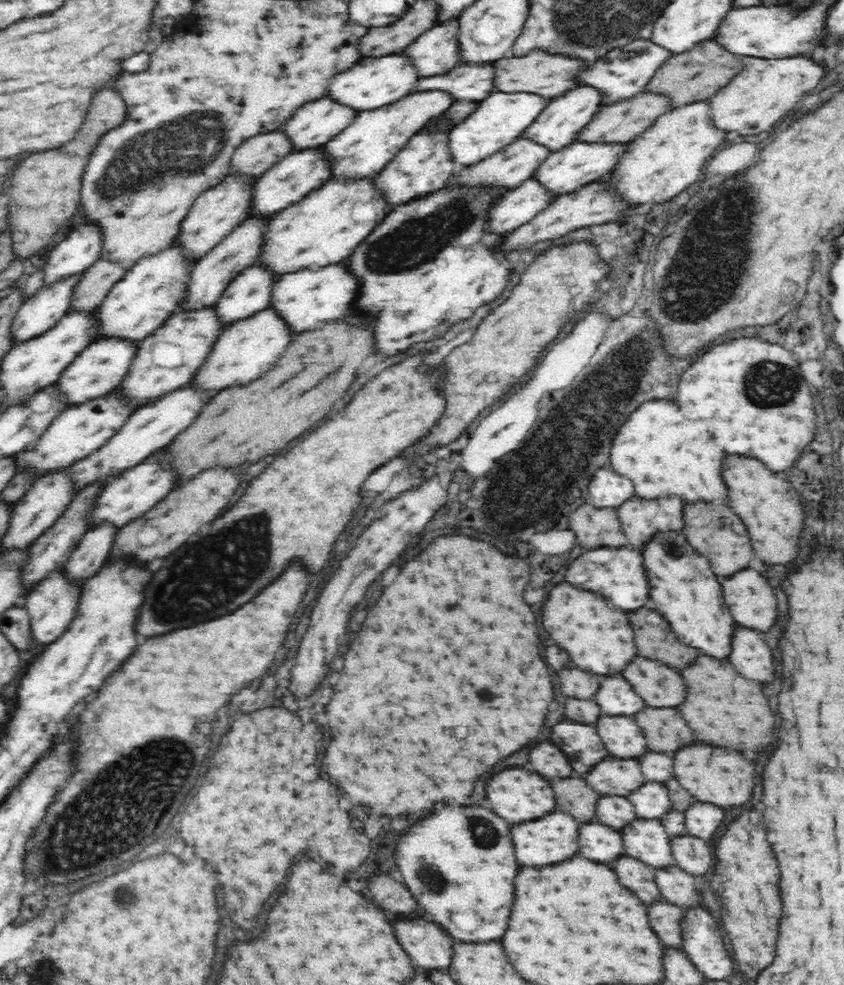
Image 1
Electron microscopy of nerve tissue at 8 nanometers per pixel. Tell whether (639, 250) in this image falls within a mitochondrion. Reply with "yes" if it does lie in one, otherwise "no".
no

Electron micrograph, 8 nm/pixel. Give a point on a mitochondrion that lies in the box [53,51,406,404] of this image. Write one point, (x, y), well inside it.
(144, 157)

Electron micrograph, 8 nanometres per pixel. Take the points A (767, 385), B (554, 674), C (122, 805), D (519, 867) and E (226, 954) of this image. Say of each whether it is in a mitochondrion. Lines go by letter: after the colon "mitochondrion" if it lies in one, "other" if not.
A: mitochondrion
B: other
C: mitochondrion
D: other
E: other

